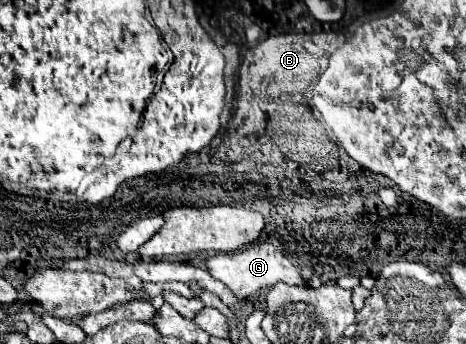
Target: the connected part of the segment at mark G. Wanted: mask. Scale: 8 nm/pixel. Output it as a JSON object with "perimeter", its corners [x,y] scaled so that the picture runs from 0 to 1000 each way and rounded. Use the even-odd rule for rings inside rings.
{"perimeter":[[[556,706],[547,718],[521,718],[521,724],[509,724],[500,735],[466,735],[457,747],[448,747],[440,759],[444,770],[444,788],[479,817],[513,869],[521,863],[543,863],[552,846],[560,840],[577,840],[582,828],[590,828],[594,817],[612,817],[620,828],[650,828],[655,811],[646,805],[642,782],[612,747],[599,735],[599,724],[590,724],[590,712],[582,706]]]}

